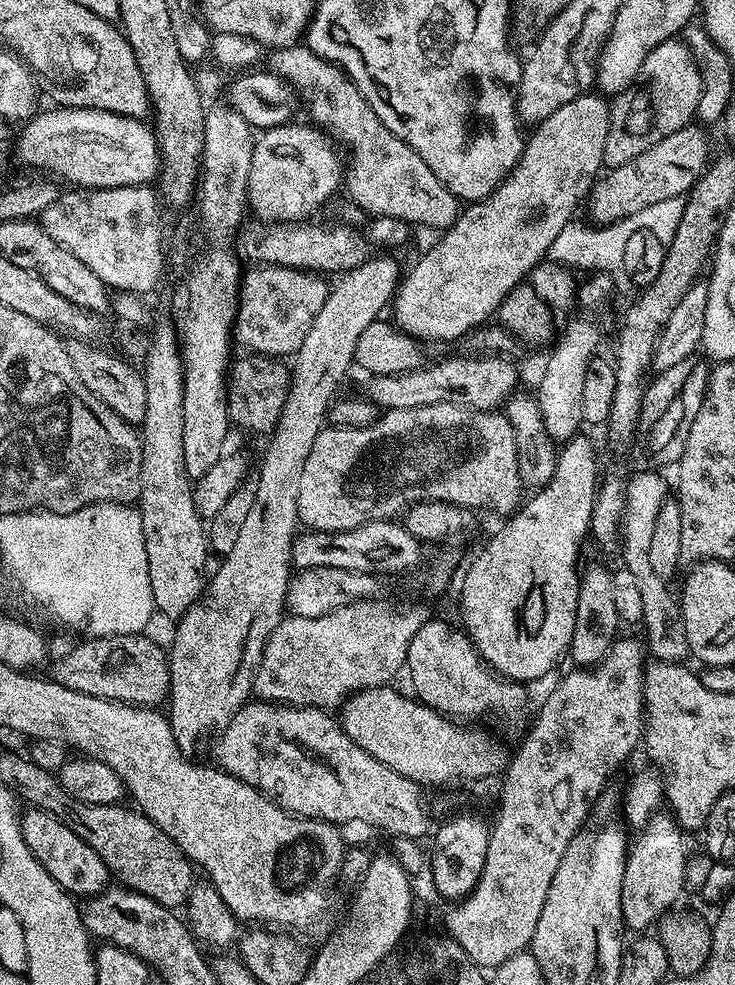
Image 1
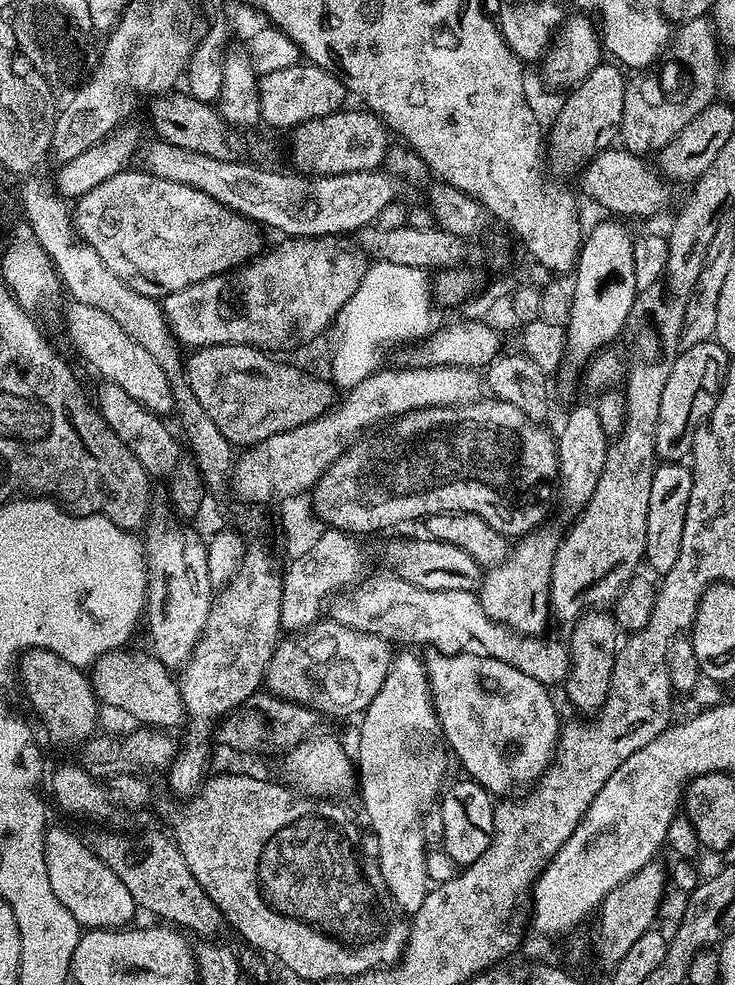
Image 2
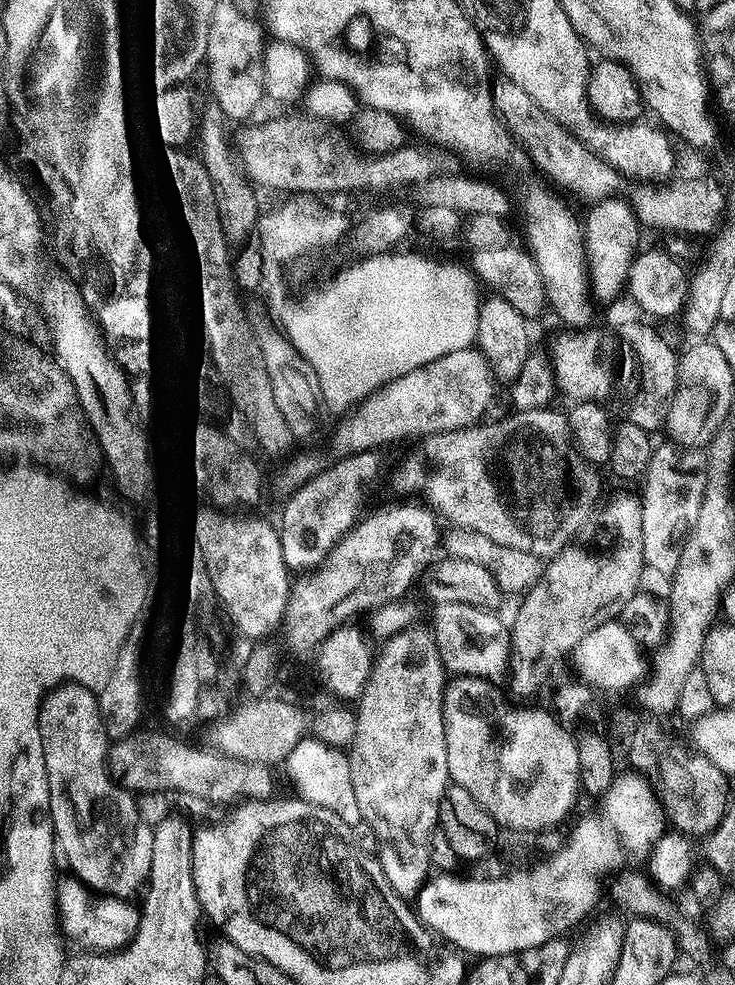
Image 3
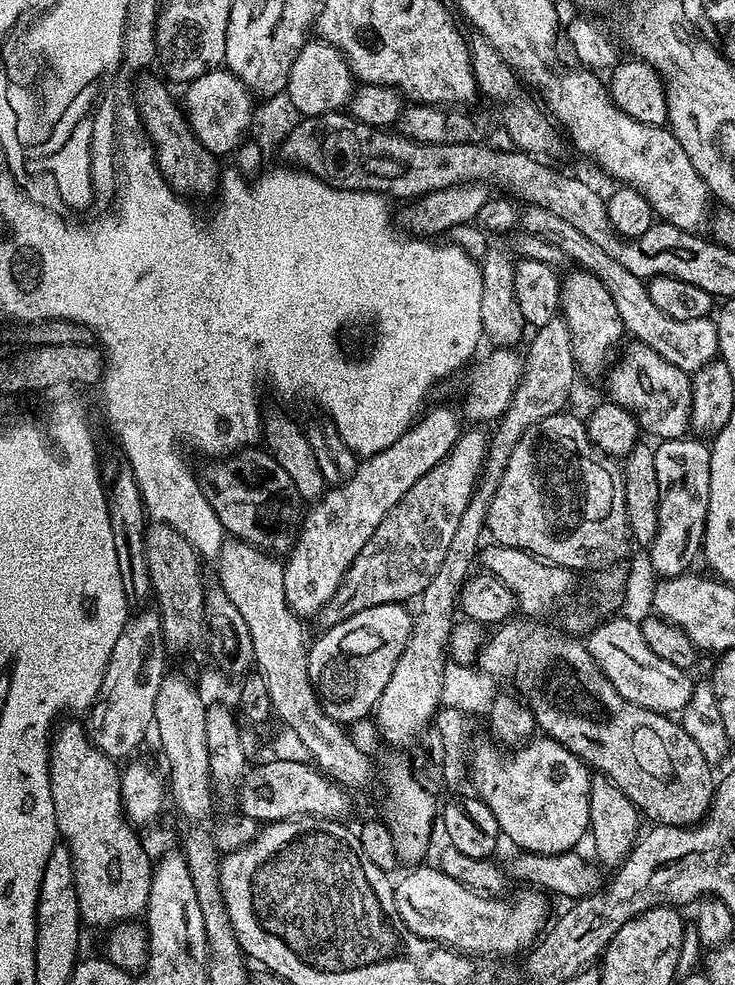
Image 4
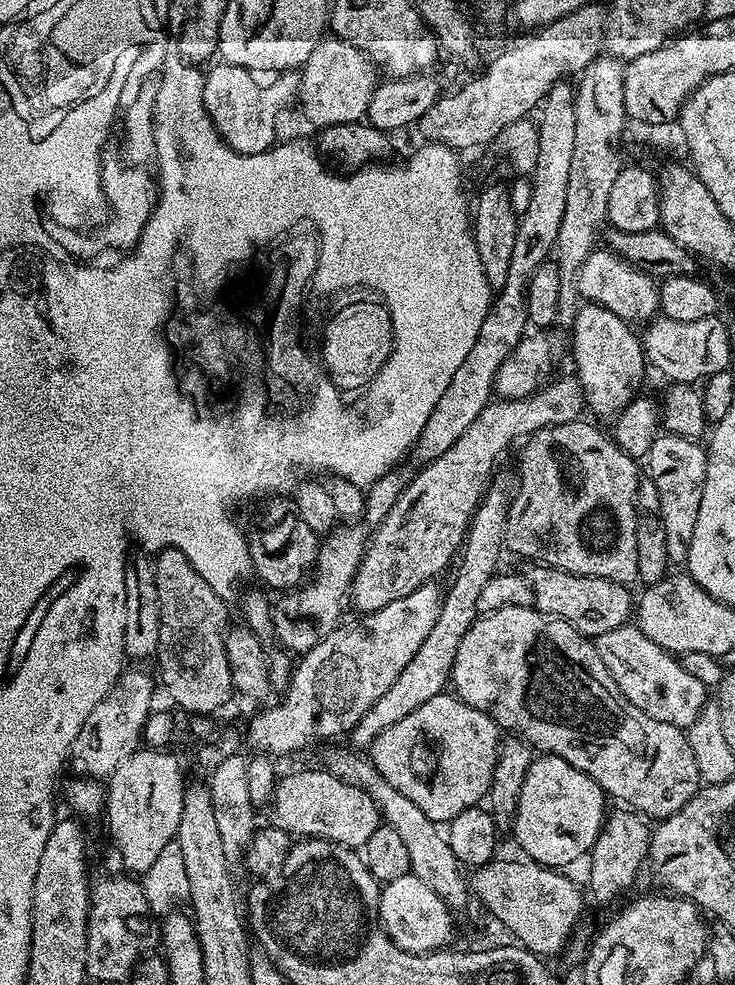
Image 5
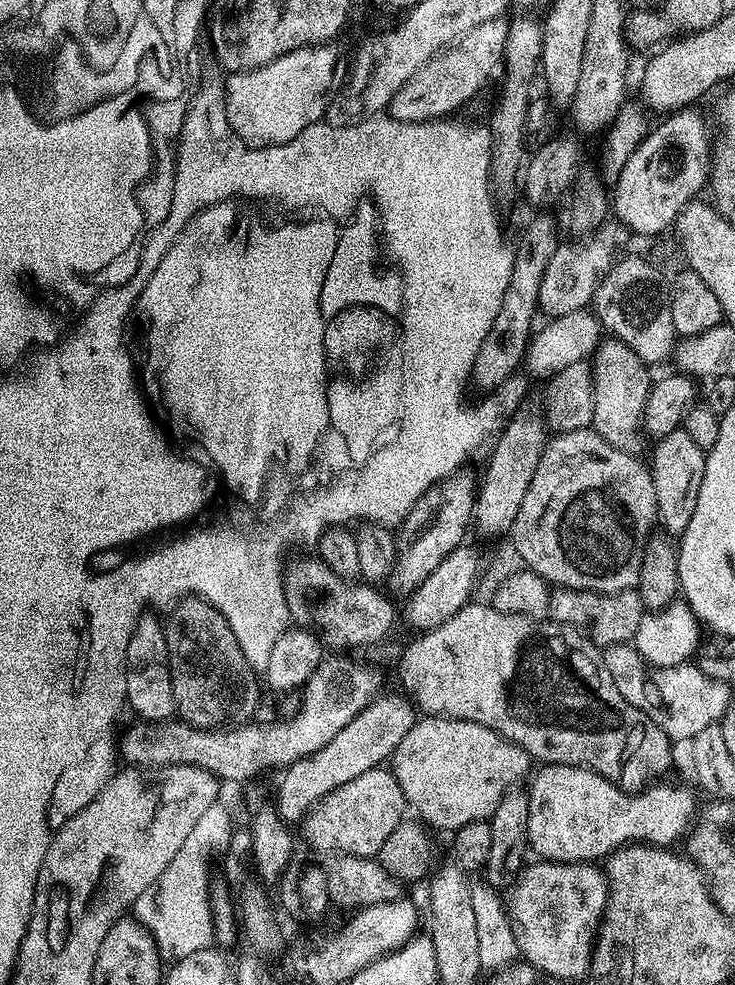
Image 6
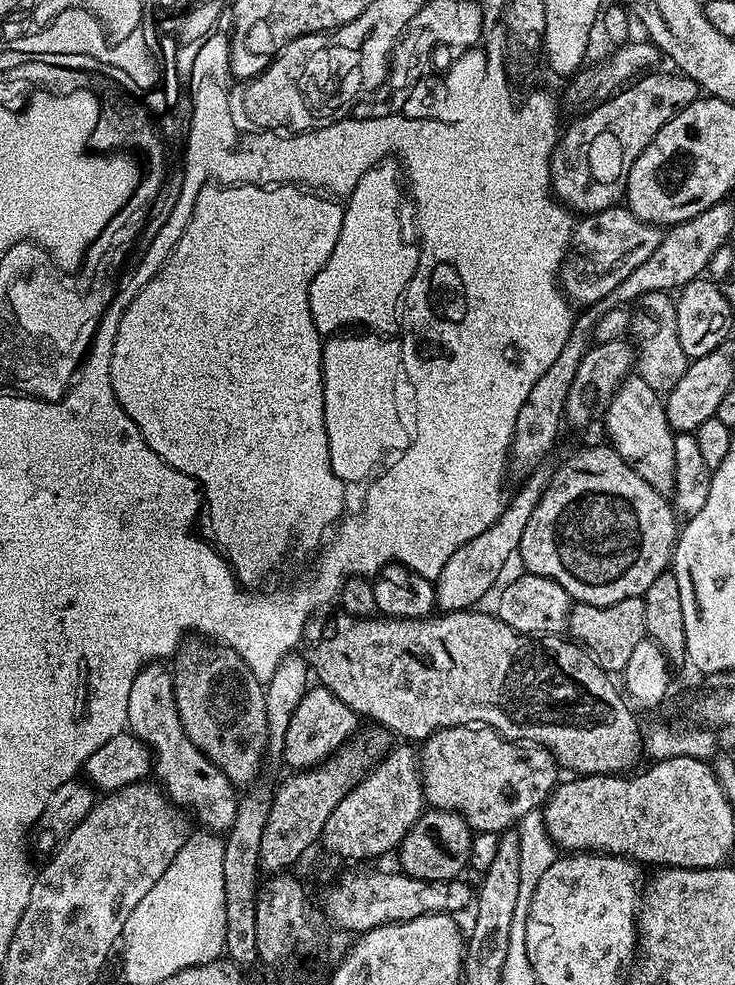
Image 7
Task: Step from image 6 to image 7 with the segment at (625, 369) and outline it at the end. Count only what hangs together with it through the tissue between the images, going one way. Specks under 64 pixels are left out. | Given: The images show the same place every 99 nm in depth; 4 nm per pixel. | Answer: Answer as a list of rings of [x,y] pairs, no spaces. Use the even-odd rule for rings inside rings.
[[[629,374],[618,386],[610,406],[604,411],[603,424],[605,430],[608,431],[607,443],[628,463],[630,470],[634,470],[634,474],[638,474],[638,478],[642,478],[649,486],[654,486],[654,490],[658,490],[658,494],[662,494],[666,498],[671,497],[674,490],[674,442],[676,436],[668,421],[668,409],[661,393],[650,390],[650,386],[646,386],[646,382],[642,382],[639,374]]]

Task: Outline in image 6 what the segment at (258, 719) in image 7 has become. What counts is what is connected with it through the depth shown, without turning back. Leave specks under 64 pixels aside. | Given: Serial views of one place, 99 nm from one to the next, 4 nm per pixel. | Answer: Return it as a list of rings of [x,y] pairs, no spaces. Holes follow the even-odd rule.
[[[185,597],[179,601],[173,612],[172,626],[165,633],[170,682],[173,683],[174,702],[179,719],[195,728],[227,728],[247,724],[253,719],[260,704],[261,681],[256,681],[257,669],[250,667],[246,654],[238,645],[237,636],[230,629],[226,618],[216,607],[196,597]]]

